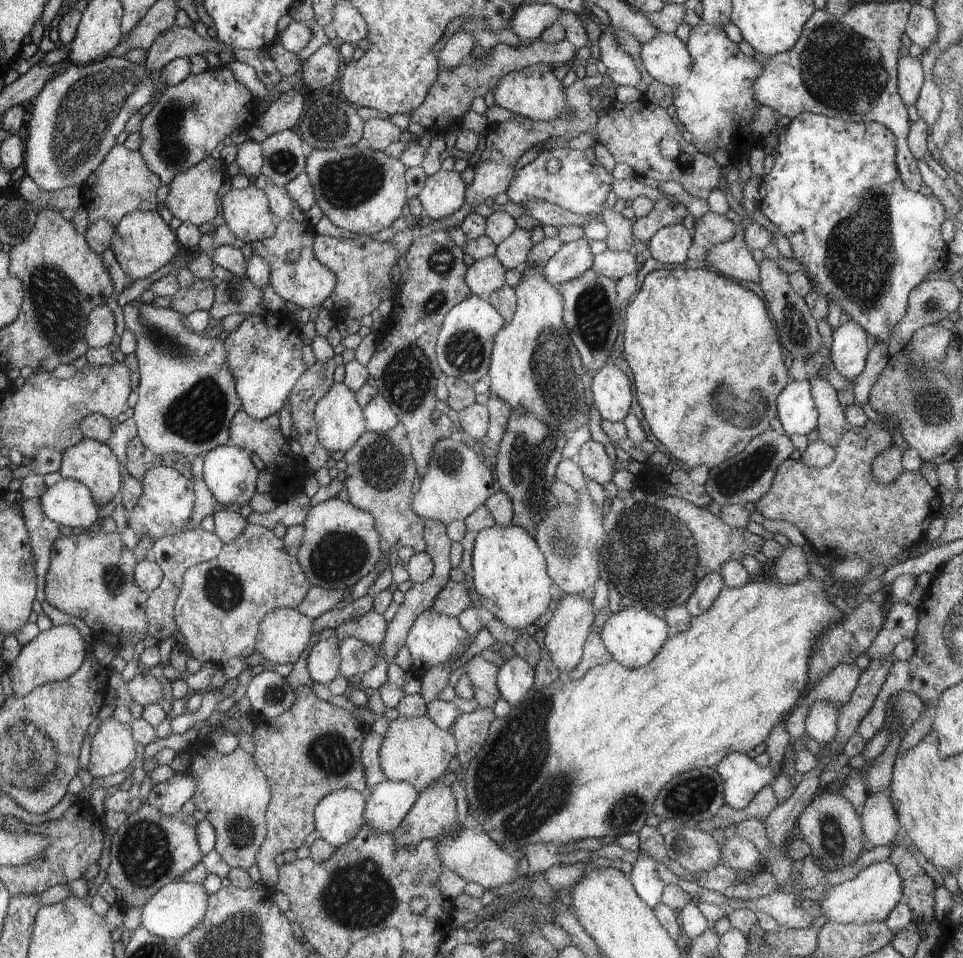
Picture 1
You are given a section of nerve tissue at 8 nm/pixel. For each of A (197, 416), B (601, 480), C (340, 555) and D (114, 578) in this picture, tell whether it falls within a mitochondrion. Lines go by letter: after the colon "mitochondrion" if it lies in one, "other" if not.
A: mitochondrion
B: other
C: mitochondrion
D: mitochondrion

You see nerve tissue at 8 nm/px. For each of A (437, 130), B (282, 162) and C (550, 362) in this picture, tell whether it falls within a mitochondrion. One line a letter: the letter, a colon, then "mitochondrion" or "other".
A: other
B: mitochondrion
C: mitochondrion

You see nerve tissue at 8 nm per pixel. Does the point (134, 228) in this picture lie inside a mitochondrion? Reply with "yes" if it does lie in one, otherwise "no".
no

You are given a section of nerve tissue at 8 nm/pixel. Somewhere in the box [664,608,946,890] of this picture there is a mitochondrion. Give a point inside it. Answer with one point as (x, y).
(832, 837)

